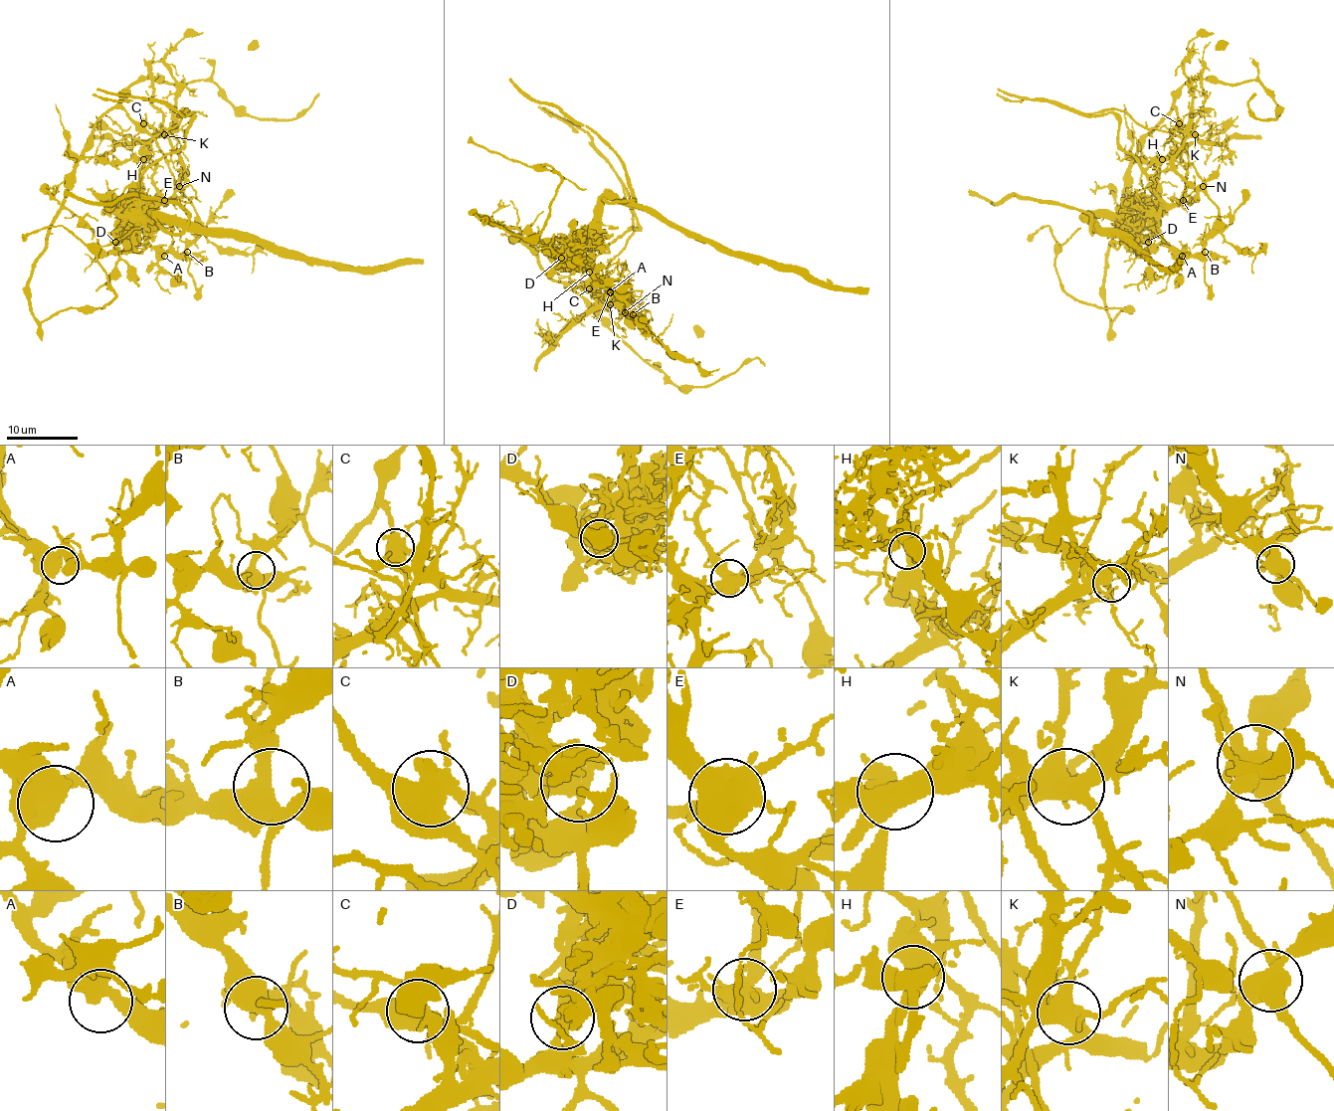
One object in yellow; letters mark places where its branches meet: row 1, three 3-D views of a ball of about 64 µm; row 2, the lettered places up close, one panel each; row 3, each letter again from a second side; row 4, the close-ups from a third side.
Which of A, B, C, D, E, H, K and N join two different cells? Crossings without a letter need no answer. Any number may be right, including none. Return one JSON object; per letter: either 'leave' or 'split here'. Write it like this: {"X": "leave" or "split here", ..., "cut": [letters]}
{"A": "leave", "B": "leave", "C": "split here", "D": "split here", "E": "split here", "H": "split here", "K": "leave", "N": "split here", "cut": ["C", "D", "E", "H", "N"]}

